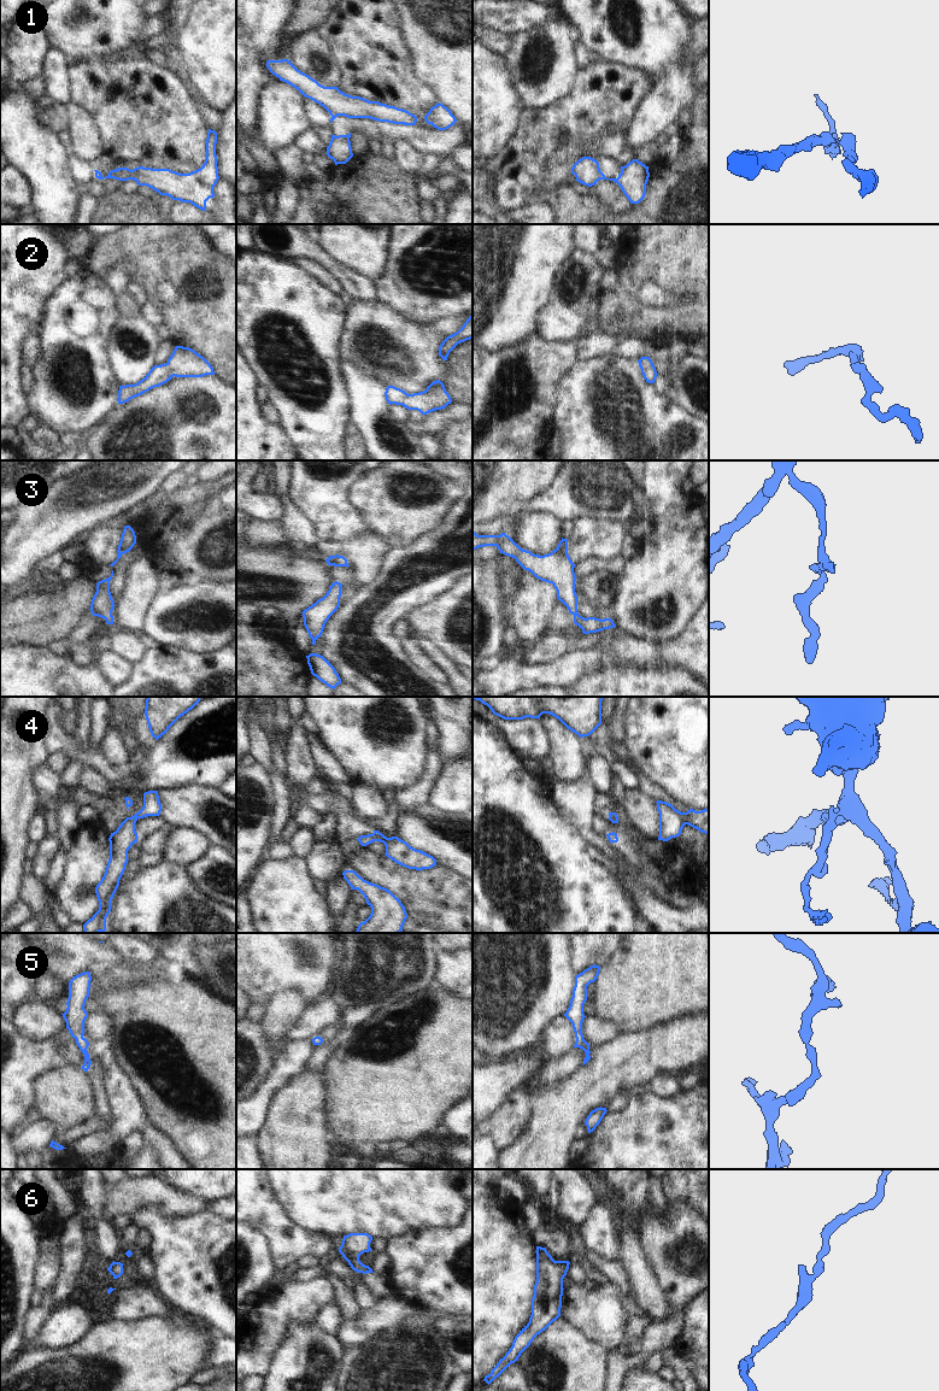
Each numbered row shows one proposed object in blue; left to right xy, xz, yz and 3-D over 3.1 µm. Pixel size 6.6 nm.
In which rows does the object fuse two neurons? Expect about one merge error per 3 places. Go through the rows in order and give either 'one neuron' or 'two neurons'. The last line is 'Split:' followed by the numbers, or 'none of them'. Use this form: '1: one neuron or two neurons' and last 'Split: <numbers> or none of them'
1: two neurons
2: one neuron
3: one neuron
4: two neurons
5: one neuron
6: one neuron
Split: 1, 4

